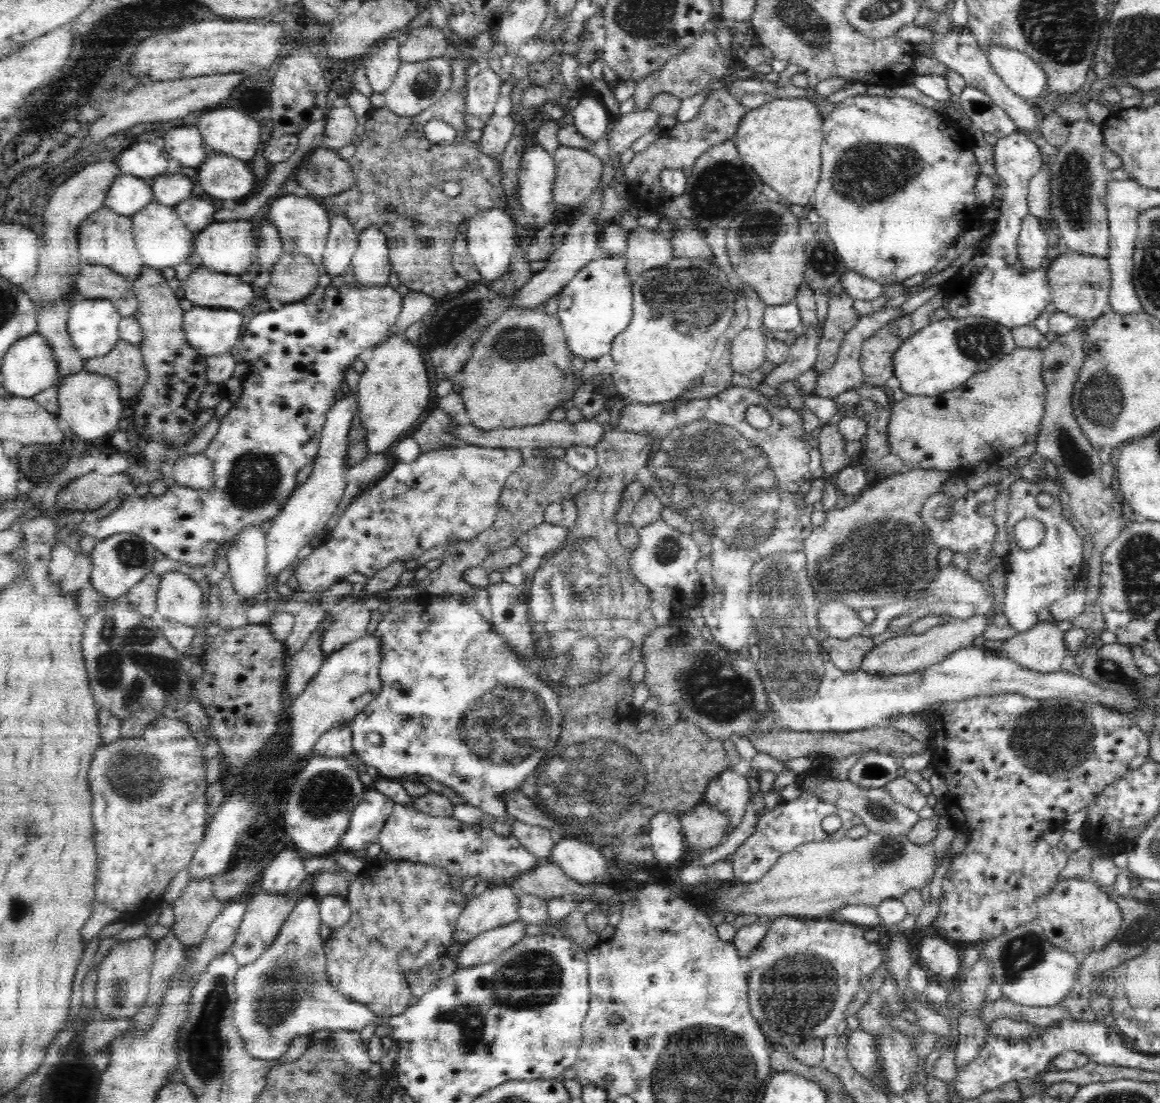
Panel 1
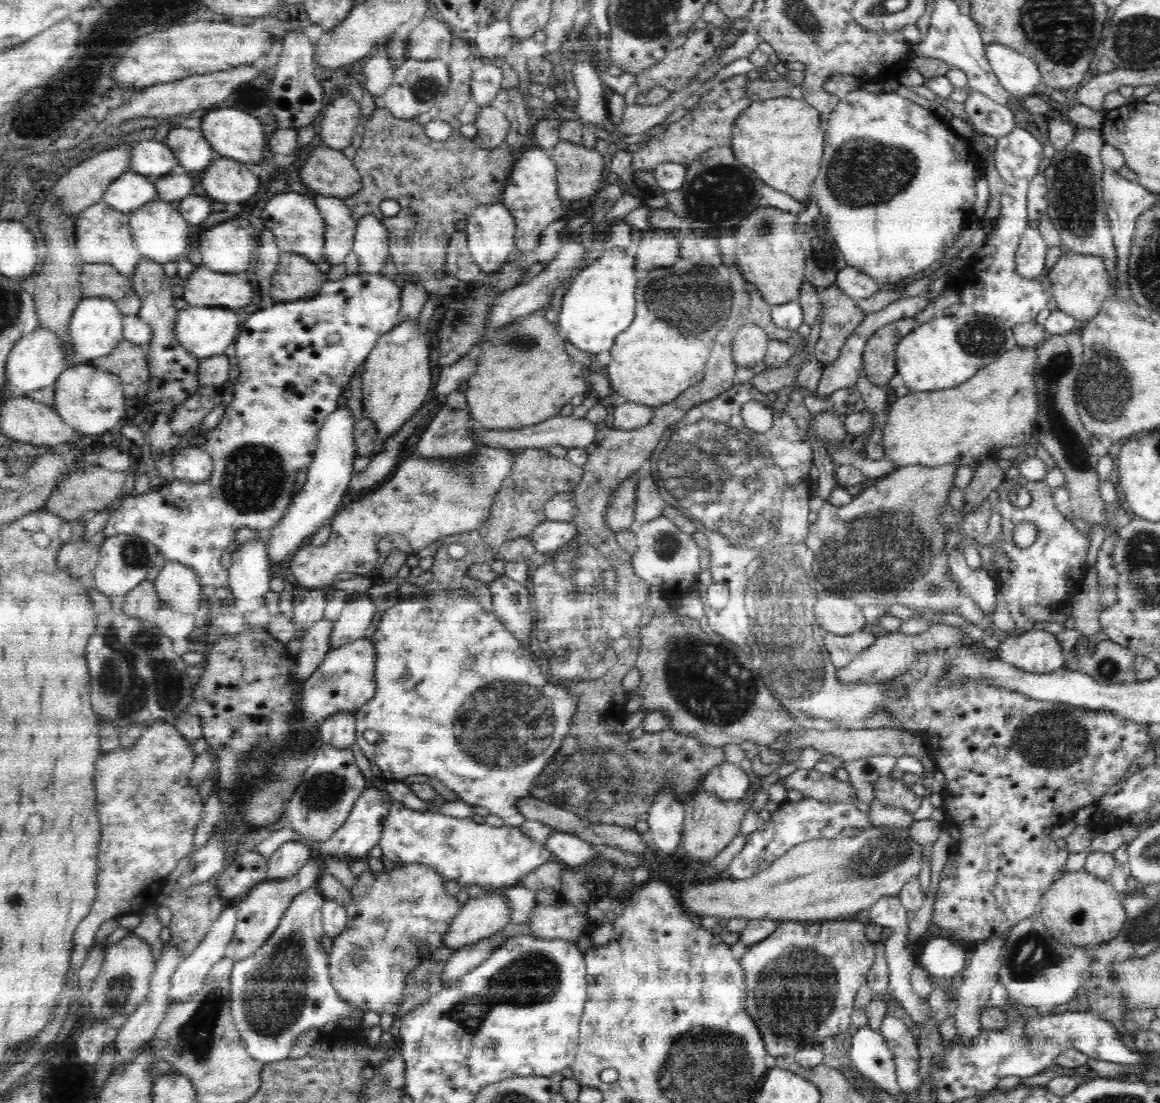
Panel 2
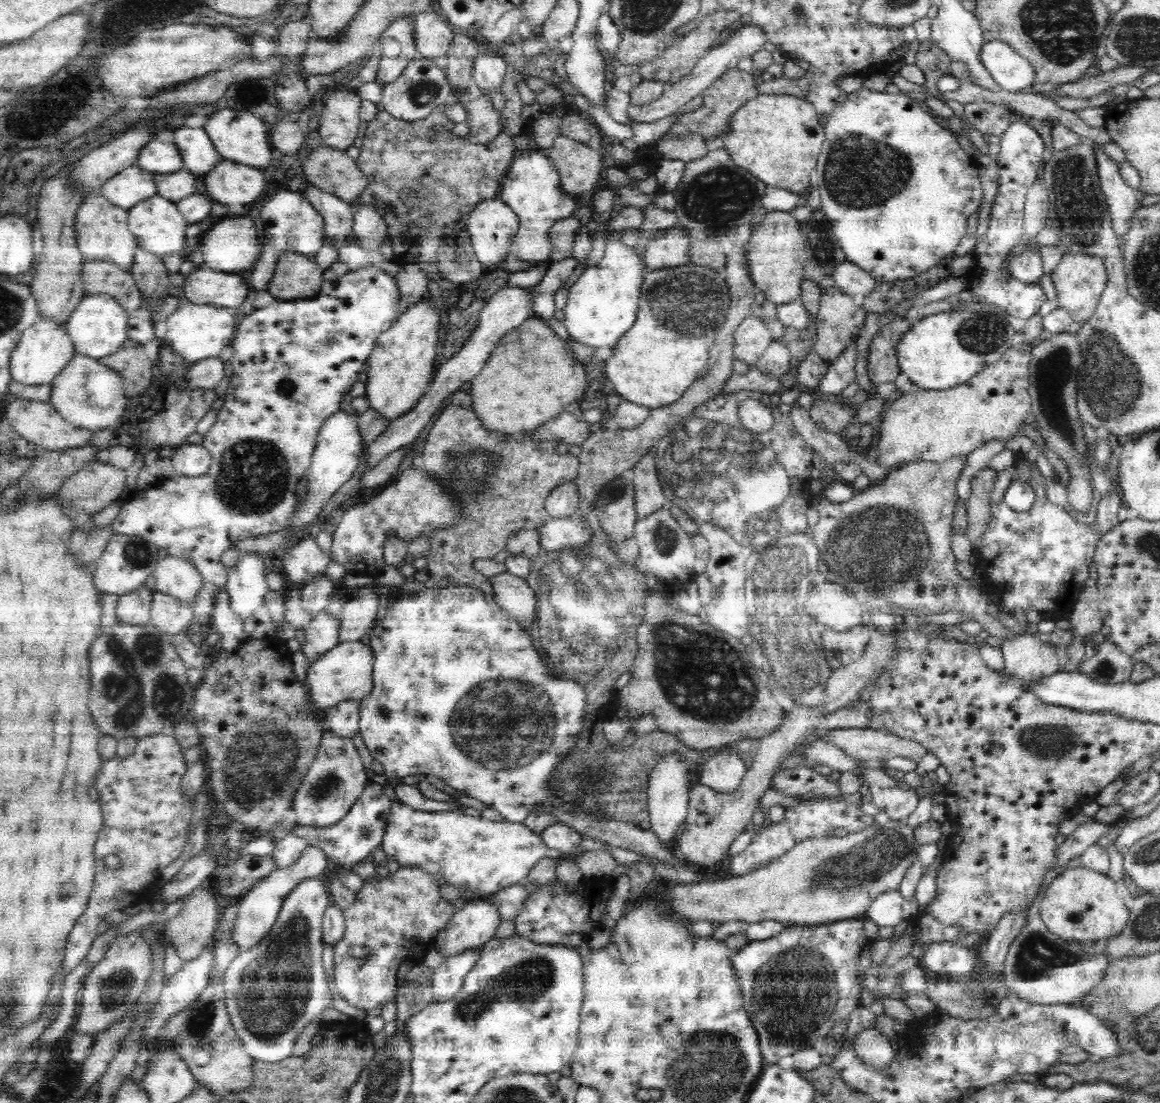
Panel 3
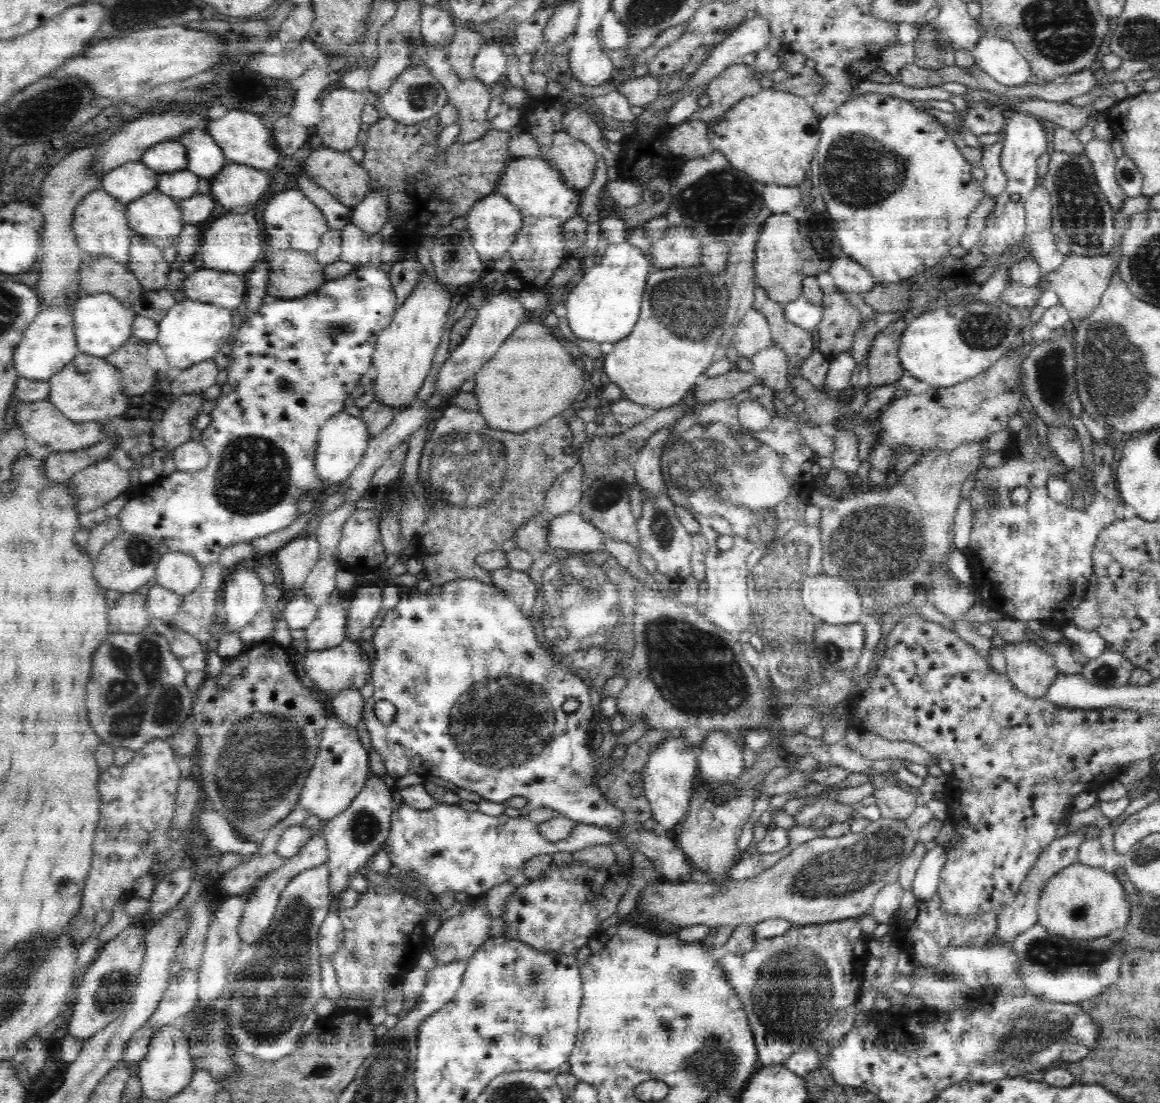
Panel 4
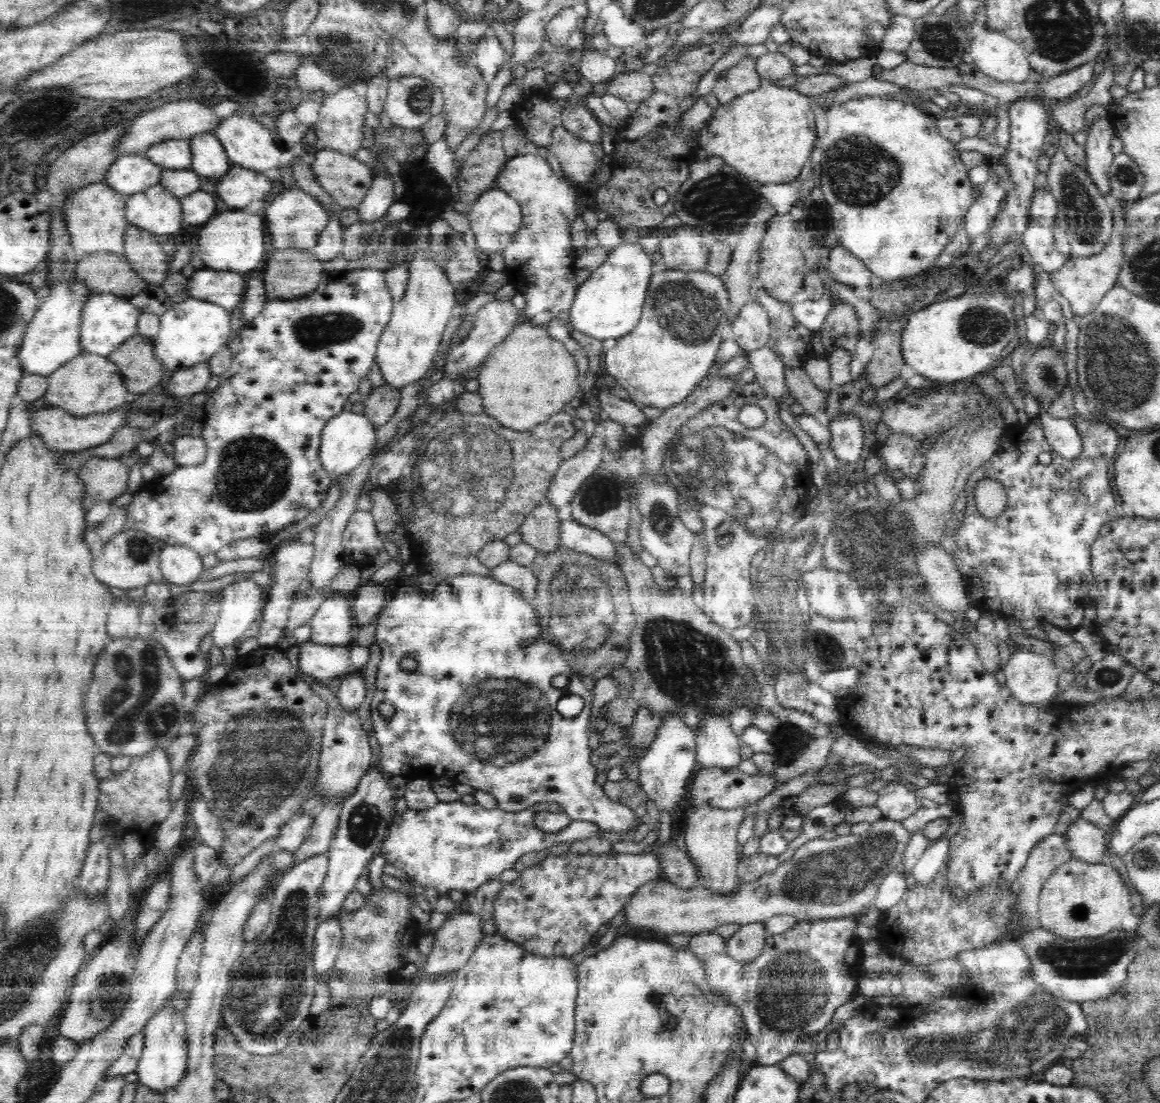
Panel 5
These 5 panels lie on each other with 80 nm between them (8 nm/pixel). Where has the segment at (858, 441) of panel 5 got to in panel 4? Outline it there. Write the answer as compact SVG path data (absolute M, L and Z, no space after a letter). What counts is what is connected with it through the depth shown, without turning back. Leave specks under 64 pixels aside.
M837 428L834 432L834 452L832 452L833 468L837 468L850 476L856 476L861 460L858 458L857 439L852 431Z

